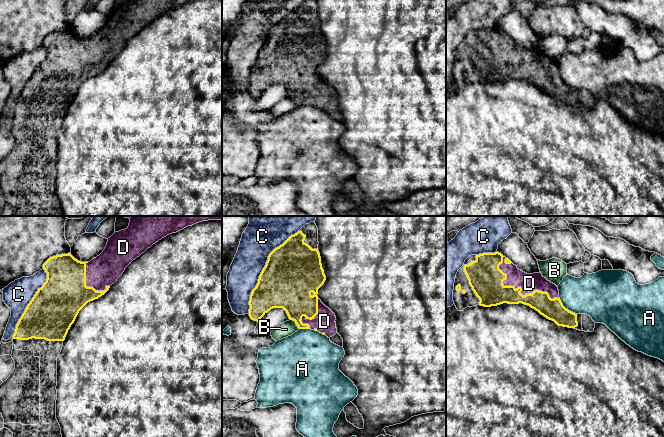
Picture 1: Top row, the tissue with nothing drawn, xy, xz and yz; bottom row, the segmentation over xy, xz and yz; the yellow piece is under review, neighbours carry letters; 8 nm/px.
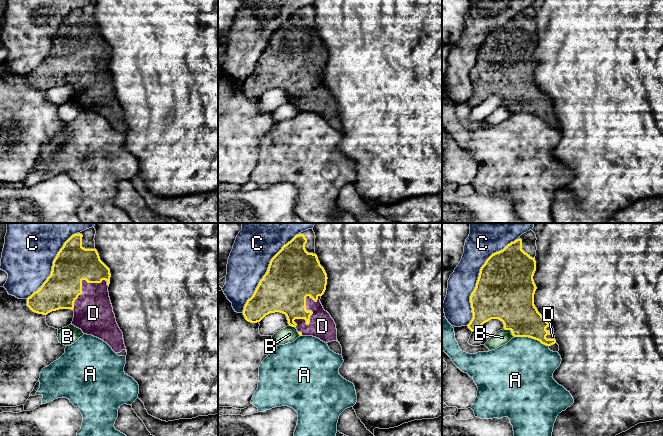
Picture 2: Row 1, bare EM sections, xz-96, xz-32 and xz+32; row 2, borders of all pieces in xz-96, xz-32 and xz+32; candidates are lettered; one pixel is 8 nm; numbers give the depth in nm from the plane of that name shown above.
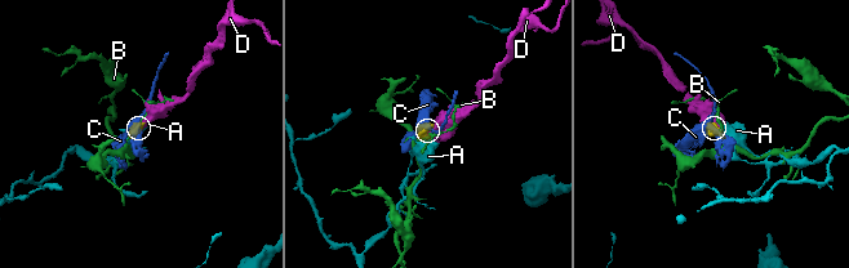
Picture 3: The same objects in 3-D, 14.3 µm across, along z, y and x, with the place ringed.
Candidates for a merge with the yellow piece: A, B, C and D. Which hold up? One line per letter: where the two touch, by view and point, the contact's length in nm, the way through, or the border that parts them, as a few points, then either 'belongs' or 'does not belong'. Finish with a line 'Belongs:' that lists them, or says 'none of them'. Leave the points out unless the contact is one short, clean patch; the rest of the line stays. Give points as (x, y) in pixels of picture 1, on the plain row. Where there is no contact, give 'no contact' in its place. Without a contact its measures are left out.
A: meets yellow in yz at (565, 84); contact 200 nm long; does not belong
B: meets yellow in xz at (295, 98); contact 110 nm long; does not belong
C: meets yellow in xz at (263, 45); contact 800 nm long; does not belong
D: meets yellow in yz at (520, 63); contact 550 nm long; belongs
Belongs: D

